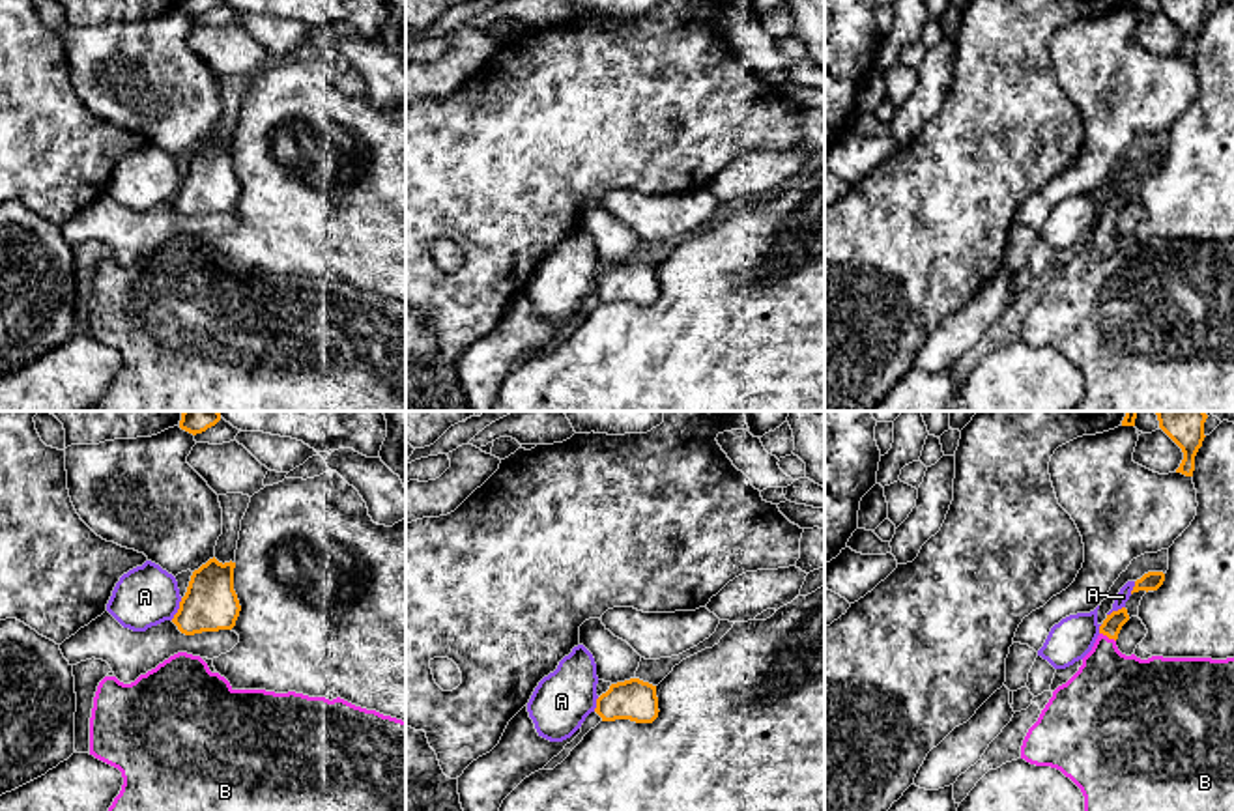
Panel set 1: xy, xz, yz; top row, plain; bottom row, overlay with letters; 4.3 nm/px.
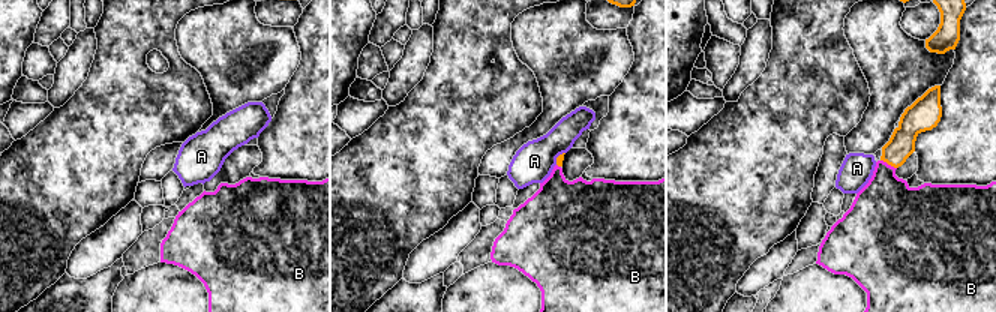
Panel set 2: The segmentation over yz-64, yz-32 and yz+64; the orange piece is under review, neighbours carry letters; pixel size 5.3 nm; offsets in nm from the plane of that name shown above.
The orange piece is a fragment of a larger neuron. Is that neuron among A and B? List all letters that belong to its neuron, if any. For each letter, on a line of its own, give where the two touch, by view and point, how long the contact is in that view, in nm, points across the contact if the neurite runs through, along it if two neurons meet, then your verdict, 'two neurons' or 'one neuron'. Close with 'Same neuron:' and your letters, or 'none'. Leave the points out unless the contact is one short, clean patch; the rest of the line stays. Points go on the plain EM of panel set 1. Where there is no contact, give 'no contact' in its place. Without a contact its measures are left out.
A: contact xy (178, 191); length 110 nm; border xy (182, 180), (171, 200); two neurons
B: contact yz (1107, 217); length 80 nm; way yz (1111, 208), (1107, 217), (1111, 275); one neuron
Same neuron: B

